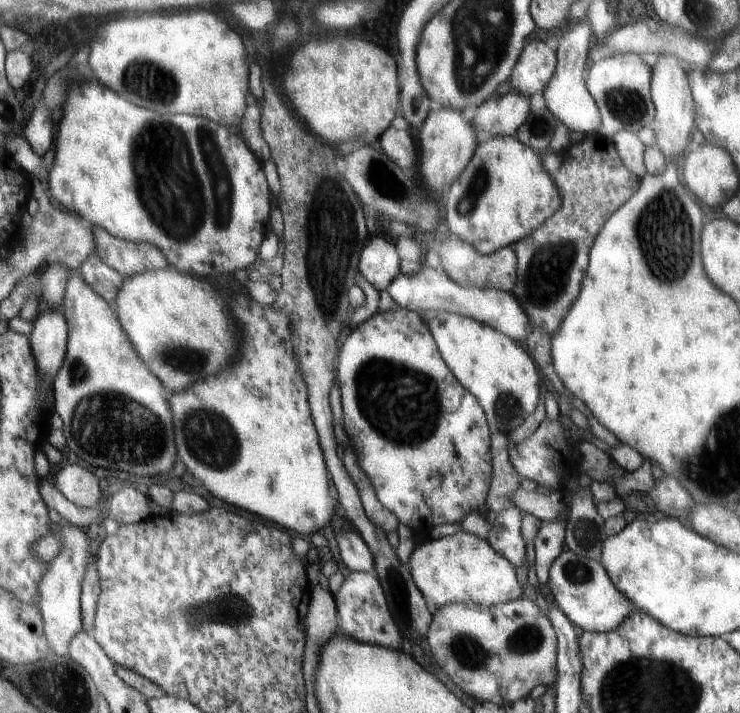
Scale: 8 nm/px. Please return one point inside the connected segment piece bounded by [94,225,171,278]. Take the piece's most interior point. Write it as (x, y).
(129, 257)

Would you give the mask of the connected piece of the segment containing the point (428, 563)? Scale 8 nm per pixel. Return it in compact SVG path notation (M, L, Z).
M463 530L442 538L426 537L424 542L417 543L410 556L409 565L414 570L413 577L418 590L424 595L426 602L431 602L434 609L450 603L474 603L489 607L520 599L522 596L515 568L506 556L498 554L486 539L478 538Z

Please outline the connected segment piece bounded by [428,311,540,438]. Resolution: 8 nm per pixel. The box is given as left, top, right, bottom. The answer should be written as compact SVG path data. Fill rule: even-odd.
M441 311L428 325L450 370L484 407L489 425L508 438L538 404L540 378L530 356L509 335L466 315Z

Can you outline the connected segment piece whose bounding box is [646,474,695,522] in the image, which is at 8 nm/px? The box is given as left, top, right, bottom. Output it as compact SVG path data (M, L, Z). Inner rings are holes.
M664 474L660 480L655 480L654 489L646 492L657 506L660 512L666 517L686 522L689 510L693 508L695 500L681 484L678 484L674 477Z

